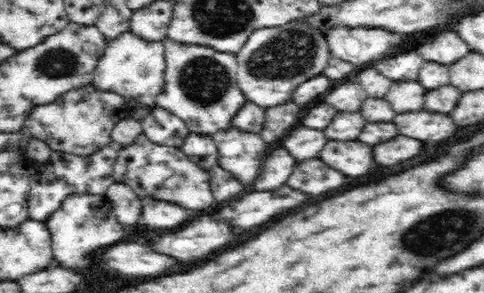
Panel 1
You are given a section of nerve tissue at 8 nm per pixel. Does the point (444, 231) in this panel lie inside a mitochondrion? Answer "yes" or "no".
yes

